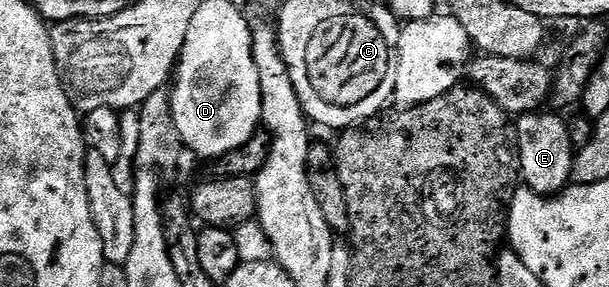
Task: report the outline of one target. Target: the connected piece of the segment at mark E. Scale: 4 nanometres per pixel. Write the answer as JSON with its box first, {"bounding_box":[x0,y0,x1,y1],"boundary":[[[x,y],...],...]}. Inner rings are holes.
{"bounding_box":[514,112,574,199],"boundary":[[[539,112],[525,113],[515,118],[514,144],[520,158],[520,175],[523,184],[544,199],[563,194],[572,181],[574,150],[569,126],[556,117],[540,117]],[[568,185],[568,186],[567,186]]]}

